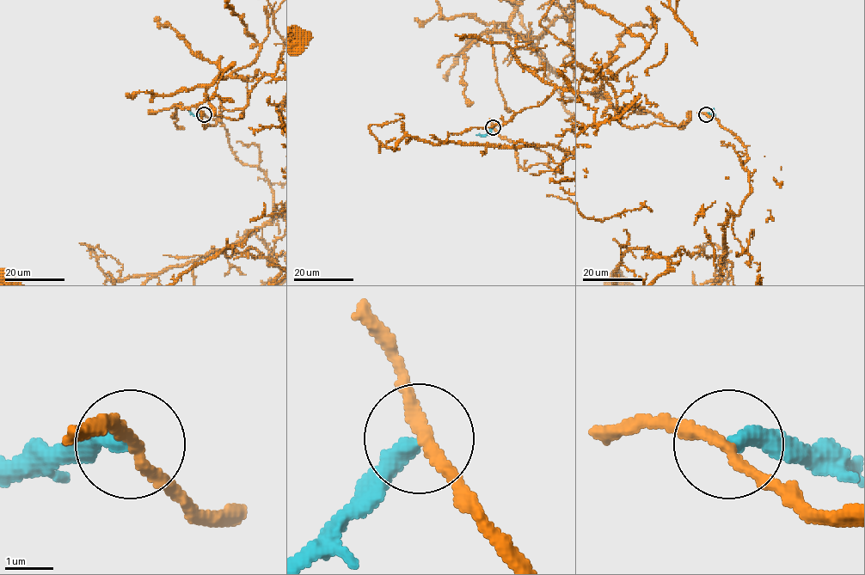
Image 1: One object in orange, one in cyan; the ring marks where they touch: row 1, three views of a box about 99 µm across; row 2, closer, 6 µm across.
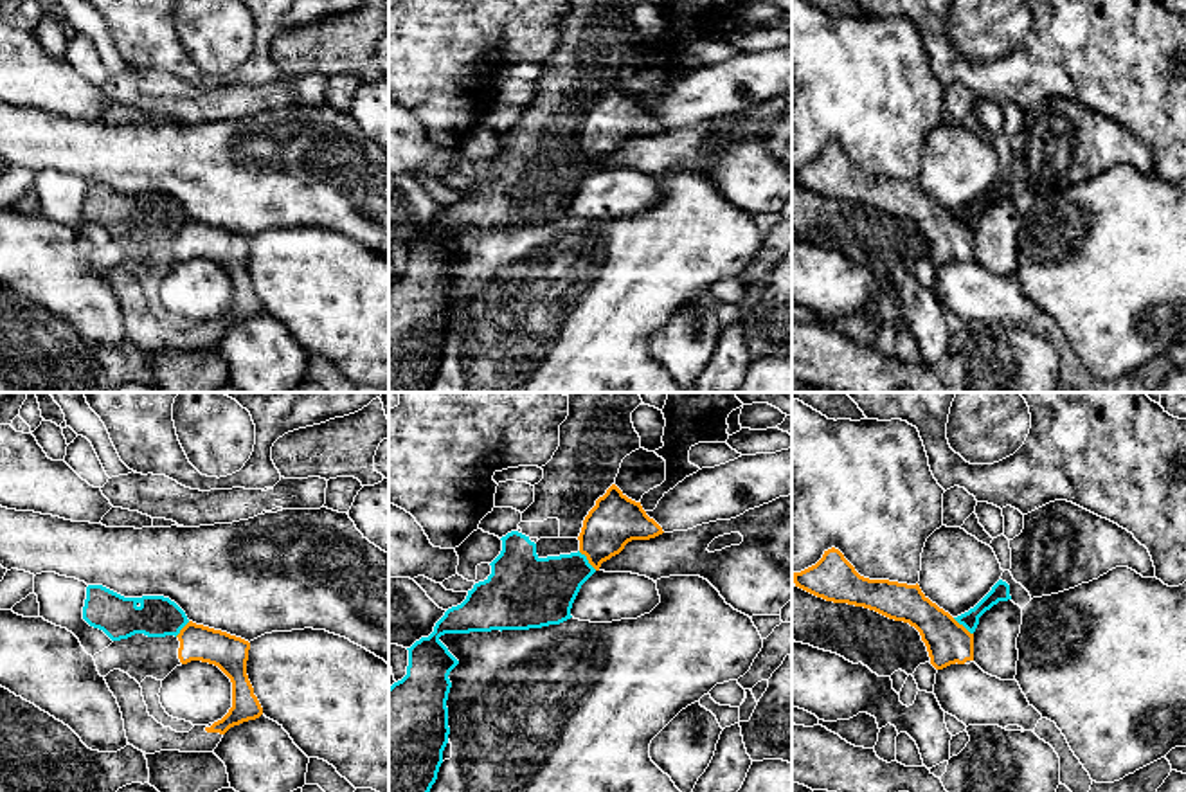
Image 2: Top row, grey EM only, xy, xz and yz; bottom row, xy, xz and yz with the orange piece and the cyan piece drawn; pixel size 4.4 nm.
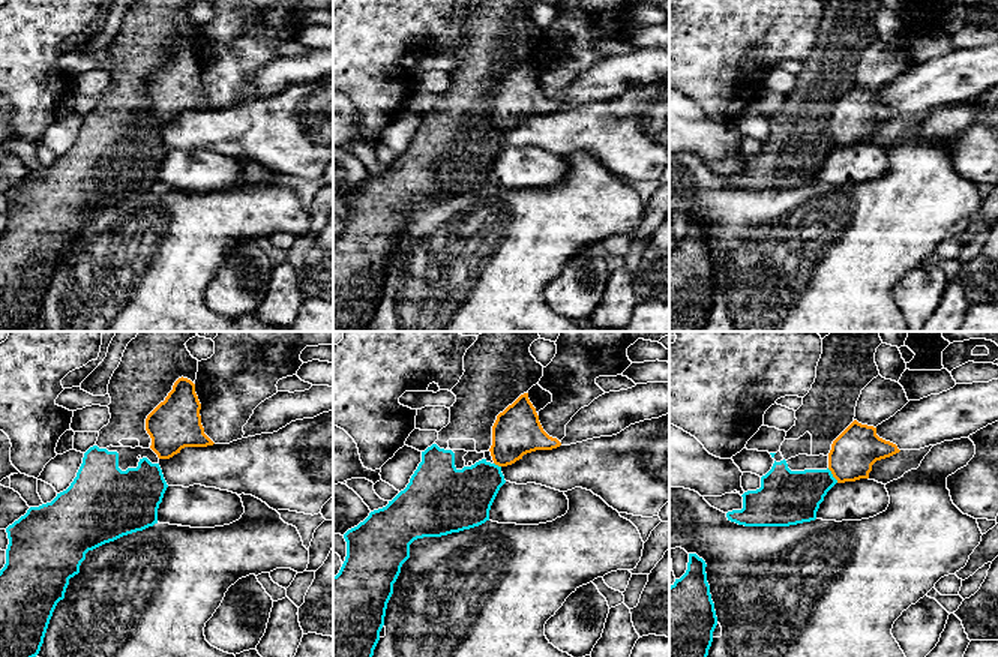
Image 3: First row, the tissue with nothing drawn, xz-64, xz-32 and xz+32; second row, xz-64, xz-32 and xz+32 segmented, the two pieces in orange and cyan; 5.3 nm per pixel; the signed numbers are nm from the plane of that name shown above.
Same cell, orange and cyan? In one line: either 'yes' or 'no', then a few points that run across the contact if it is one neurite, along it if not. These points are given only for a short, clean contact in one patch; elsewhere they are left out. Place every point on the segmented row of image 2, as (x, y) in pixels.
no; line xz (578, 551), (596, 569)

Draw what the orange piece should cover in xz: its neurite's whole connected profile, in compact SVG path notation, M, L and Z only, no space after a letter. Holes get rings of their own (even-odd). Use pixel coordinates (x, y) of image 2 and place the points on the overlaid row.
M612 484L583 520L580 553L599 571L601 563L619 554L632 540L650 540L662 527L646 515L641 502L628 499Z

